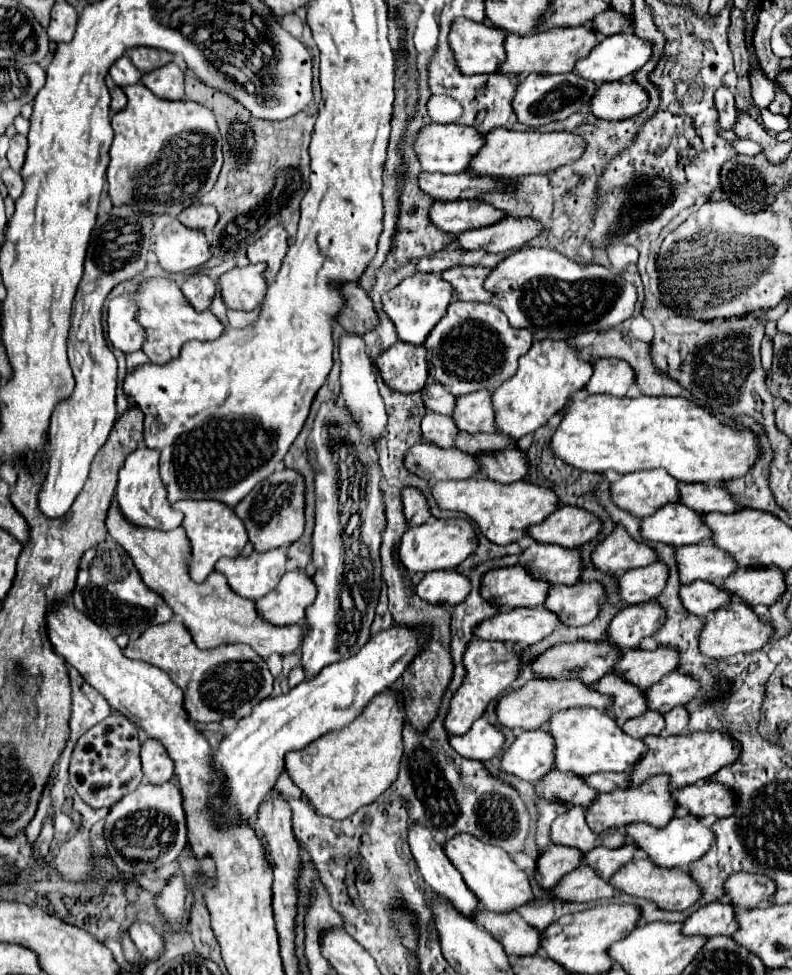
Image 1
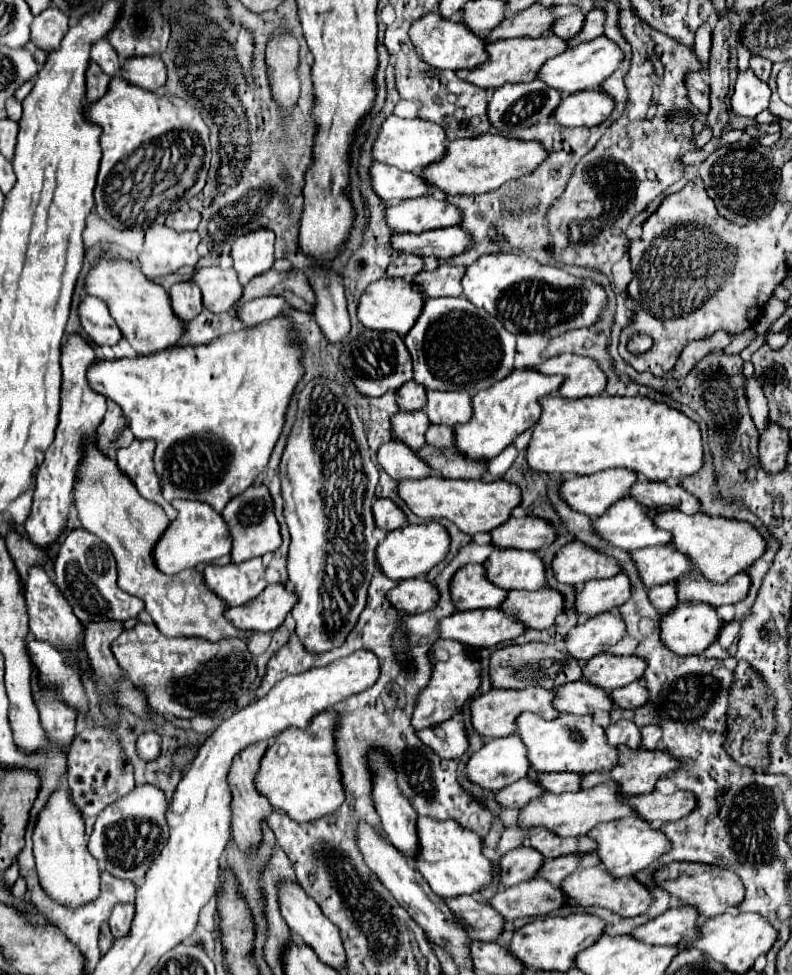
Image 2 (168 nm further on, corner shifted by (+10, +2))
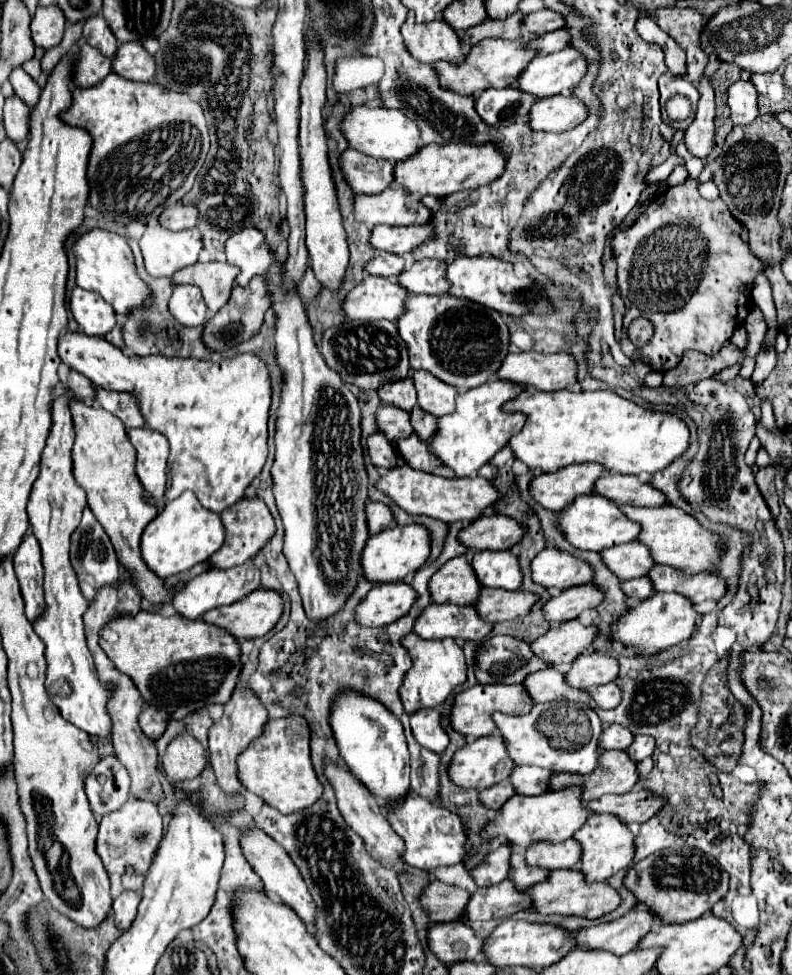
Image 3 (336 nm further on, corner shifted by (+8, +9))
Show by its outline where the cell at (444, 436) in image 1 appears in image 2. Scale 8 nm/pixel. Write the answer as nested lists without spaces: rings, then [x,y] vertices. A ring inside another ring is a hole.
[[[423,410],[419,412],[397,412],[391,416],[391,432],[397,440],[407,444],[411,450],[419,450],[419,446],[425,444],[425,430],[429,422]]]

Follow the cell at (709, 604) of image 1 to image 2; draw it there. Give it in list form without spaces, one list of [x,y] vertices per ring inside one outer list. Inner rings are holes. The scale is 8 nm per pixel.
[[[671,584],[653,586],[653,588],[649,588],[647,596],[659,614],[667,614],[667,610],[671,610],[671,606],[675,606],[675,602],[679,602],[675,598],[675,586],[671,586]]]

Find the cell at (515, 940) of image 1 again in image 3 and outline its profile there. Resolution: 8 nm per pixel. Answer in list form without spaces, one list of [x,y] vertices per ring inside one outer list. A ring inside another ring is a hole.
[[[433,881],[423,891],[423,907],[427,909],[433,923],[465,921],[465,907],[469,899],[469,891],[455,885],[447,885],[443,881]]]

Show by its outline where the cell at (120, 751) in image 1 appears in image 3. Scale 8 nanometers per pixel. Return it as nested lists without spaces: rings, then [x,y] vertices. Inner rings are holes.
[[[103,755],[85,777],[85,795],[91,811],[107,815],[129,799],[129,773],[115,755]]]

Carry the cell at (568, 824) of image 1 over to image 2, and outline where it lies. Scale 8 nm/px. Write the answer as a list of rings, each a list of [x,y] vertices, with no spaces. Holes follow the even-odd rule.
[[[535,830],[531,834],[531,848],[539,850],[545,858],[559,858],[577,852],[577,838],[555,838],[555,834]]]

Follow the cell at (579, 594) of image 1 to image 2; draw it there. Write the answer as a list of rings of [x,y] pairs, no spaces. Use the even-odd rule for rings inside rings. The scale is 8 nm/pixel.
[[[551,588],[537,592],[511,590],[499,608],[525,628],[545,630],[553,626],[555,616],[563,612],[563,596]]]

